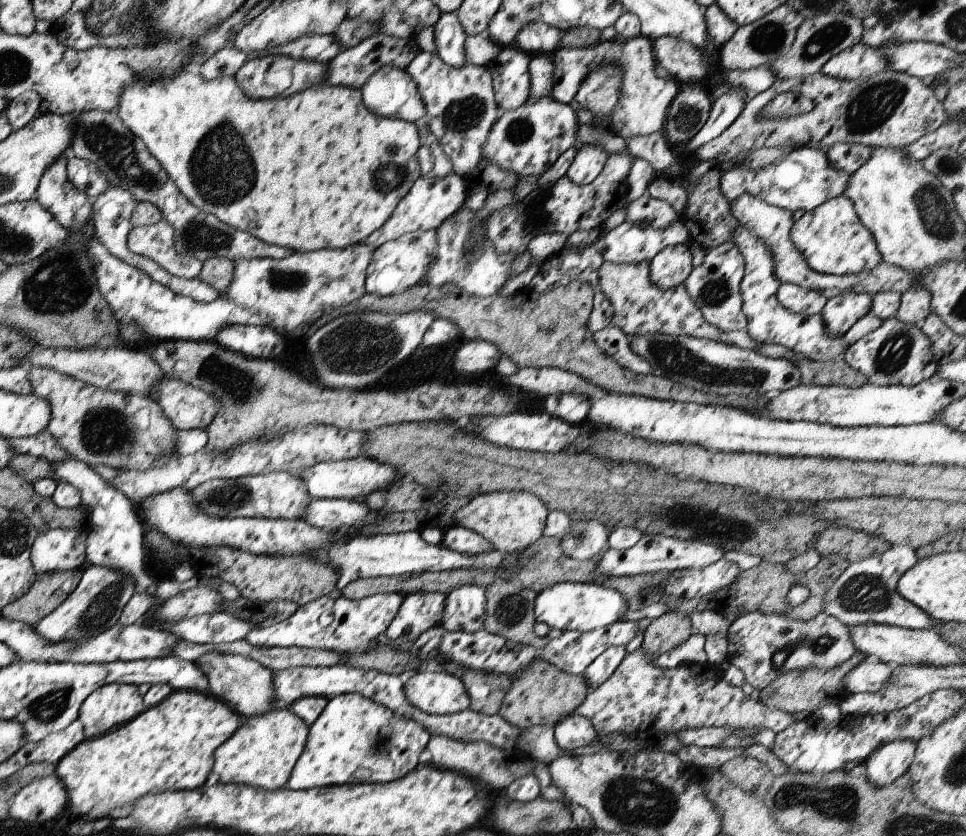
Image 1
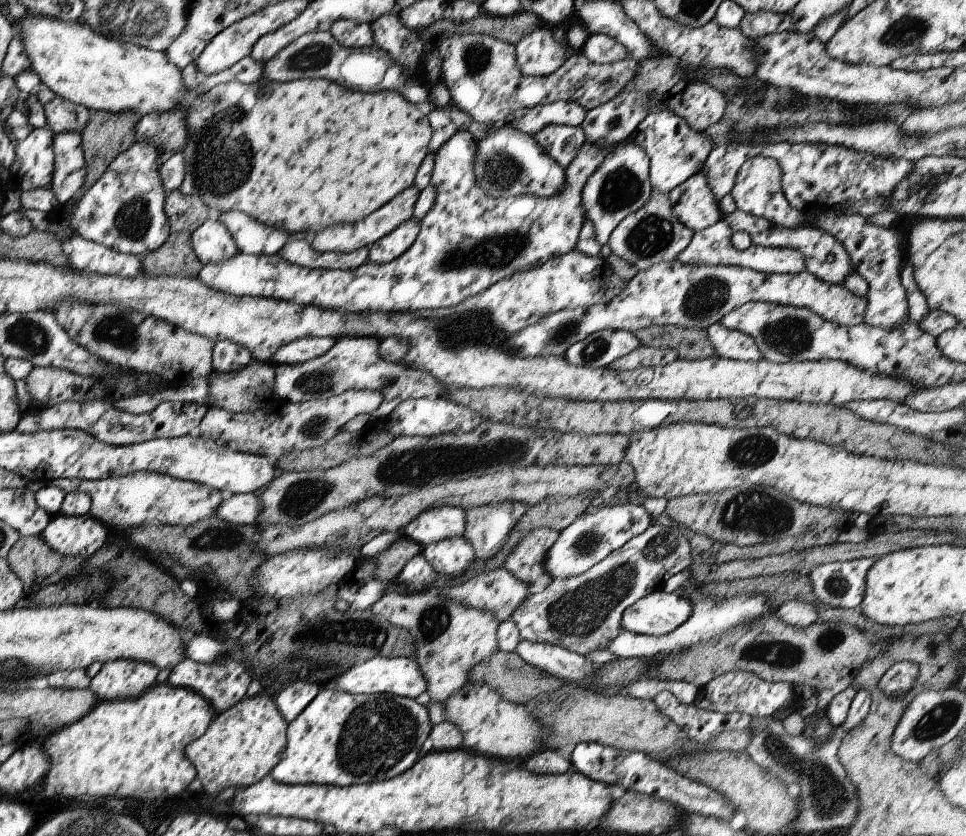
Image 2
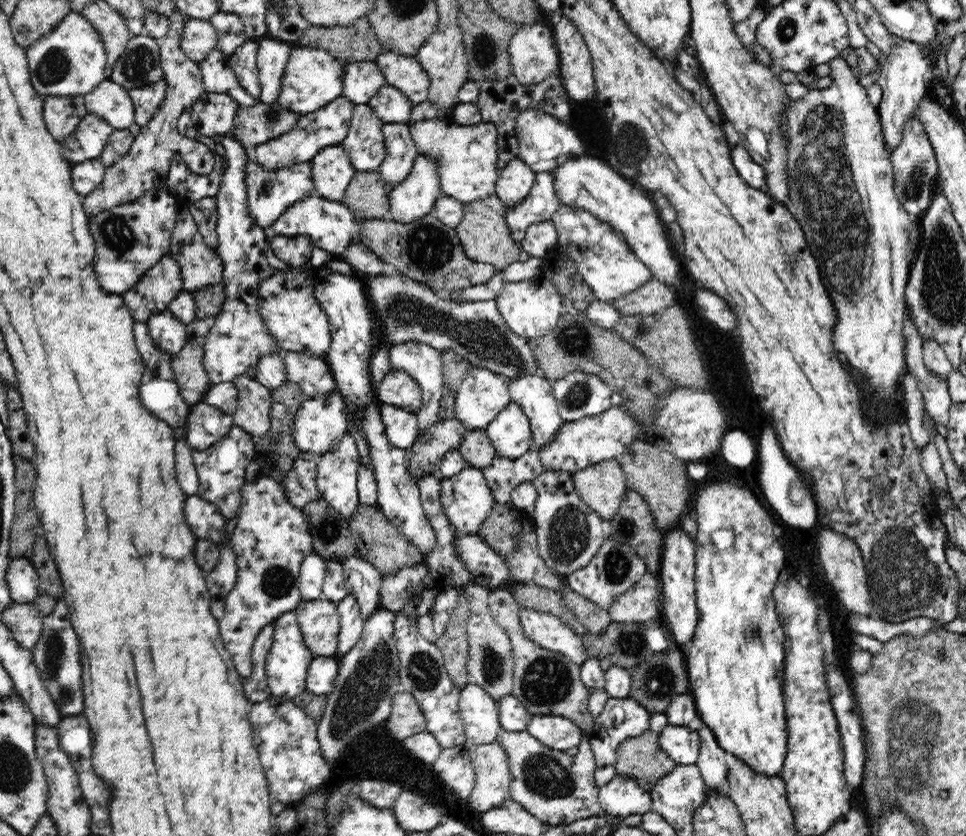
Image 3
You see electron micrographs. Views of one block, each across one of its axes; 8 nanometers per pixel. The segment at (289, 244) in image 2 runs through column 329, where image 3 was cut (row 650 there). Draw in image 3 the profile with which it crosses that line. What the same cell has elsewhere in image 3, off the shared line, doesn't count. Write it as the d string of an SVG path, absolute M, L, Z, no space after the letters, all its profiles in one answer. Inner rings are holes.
M274 622L262 627L252 648L250 676L243 680L243 687L249 702L256 704L272 695L267 683L265 662L274 640Z

